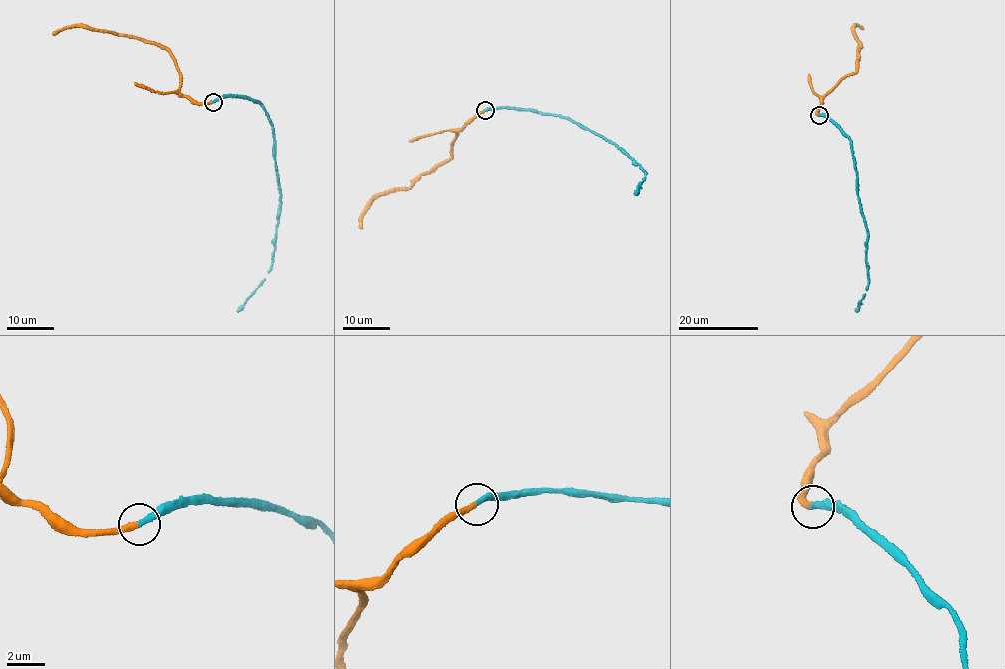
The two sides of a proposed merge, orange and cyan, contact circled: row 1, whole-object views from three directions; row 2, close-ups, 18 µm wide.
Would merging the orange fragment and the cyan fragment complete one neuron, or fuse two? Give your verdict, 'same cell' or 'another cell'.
same cell

